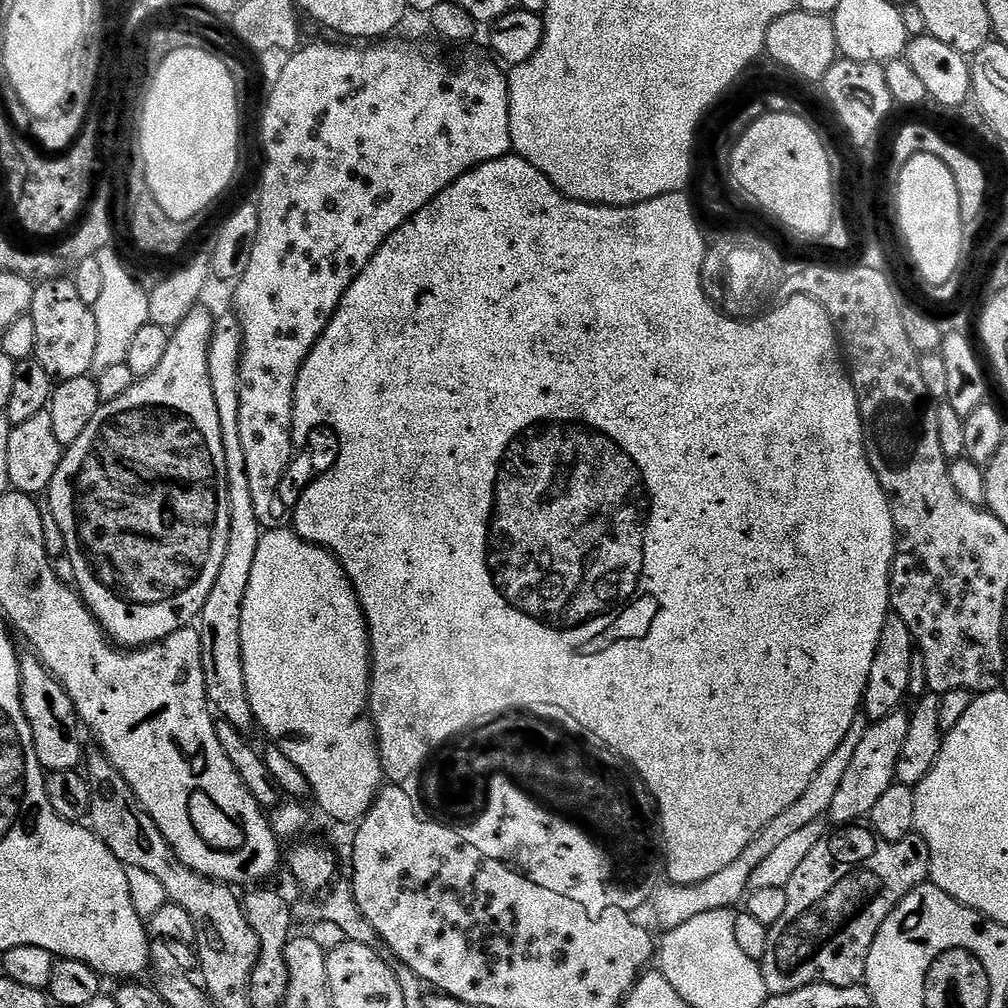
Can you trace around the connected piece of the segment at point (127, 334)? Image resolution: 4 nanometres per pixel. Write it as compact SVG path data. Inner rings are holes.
M109 246L100 251L102 274L106 282L102 285L102 295L93 307L92 313L98 326L98 346L94 346L93 369L97 373L108 369L110 366L126 364L126 354L130 354L130 341L136 337L142 326L150 323L150 302L148 301L149 289L143 288L134 277L128 273L126 265L120 261L120 256L115 252L115 247Z

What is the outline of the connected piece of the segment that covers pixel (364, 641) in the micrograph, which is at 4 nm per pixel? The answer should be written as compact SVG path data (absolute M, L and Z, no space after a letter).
M291 527L273 528L265 531L258 542L258 554L254 554L254 567L250 569L250 586L246 586L246 598L242 606L242 662L246 674L246 694L254 710L257 725L263 730L267 739L276 743L306 774L311 795L316 795L320 808L329 816L329 821L352 824L360 821L372 809L372 803L385 783L384 767L380 761L380 746L376 743L376 730L372 727L372 718L368 711L368 683L372 681L372 645L368 643L368 623L362 606L356 597L350 578L344 568L327 548L319 544L306 542Z

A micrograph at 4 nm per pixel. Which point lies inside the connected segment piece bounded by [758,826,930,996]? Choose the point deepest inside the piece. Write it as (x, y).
(848, 885)

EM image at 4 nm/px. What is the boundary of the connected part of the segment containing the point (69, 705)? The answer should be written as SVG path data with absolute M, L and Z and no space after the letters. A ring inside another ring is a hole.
M21 651L19 657L22 710L26 714L26 722L32 728L38 762L48 772L79 769L82 764L82 756L80 760L82 725L80 717L76 714L74 702L68 697L68 692L60 685L60 681L48 671L35 652Z

